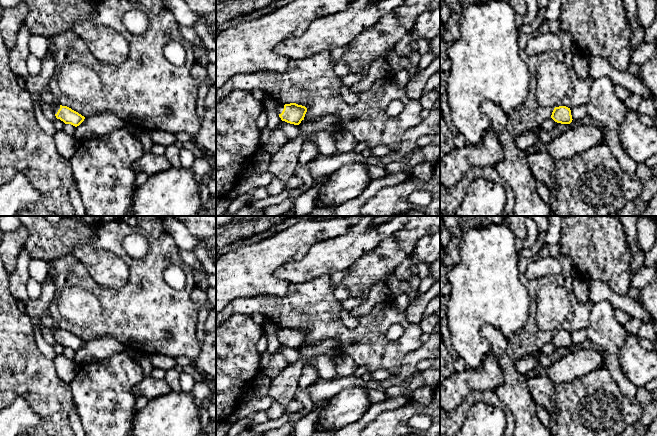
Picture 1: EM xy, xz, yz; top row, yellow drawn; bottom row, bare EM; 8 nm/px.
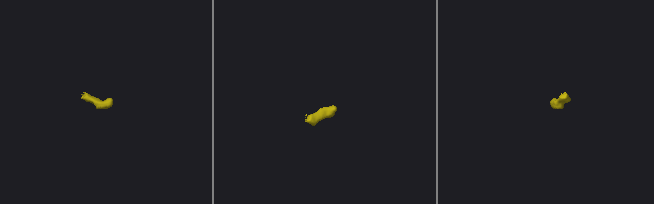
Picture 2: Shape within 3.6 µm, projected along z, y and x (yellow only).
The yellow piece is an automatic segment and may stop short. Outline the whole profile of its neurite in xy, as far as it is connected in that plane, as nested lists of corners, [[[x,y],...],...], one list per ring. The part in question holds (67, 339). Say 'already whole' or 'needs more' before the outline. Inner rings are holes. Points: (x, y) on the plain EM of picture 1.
needs more | [[[48,328],[54,335],[57,343],[60,343],[65,348],[71,348],[75,351],[79,350],[85,343],[84,340],[72,334],[67,330]]]

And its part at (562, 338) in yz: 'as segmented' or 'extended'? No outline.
as segmented

